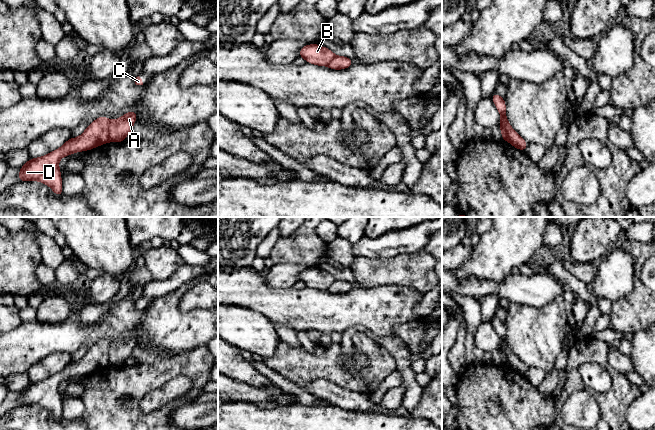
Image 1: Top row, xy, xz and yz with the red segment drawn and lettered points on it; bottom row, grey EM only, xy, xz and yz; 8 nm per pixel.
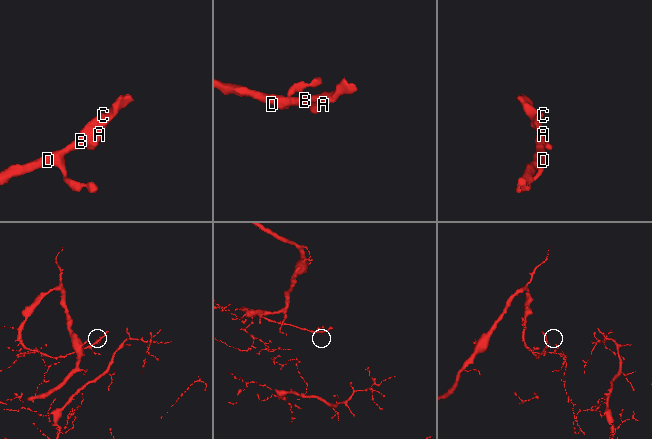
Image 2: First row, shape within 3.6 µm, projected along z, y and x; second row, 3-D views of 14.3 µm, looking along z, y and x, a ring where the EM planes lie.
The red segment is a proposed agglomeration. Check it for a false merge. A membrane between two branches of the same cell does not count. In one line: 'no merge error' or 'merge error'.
merge error

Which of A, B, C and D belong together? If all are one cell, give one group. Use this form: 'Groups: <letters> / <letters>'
Groups: A / B C D

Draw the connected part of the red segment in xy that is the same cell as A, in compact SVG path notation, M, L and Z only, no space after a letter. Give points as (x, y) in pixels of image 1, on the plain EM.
M132 333L129 337L124 337L121 342L112 343L108 349L109 366L124 366L125 361L132 356L136 342L137 336Z

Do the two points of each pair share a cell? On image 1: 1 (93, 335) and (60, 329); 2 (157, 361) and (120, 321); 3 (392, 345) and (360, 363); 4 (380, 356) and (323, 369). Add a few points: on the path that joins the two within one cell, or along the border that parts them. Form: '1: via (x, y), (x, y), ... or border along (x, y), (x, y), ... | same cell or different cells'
1: via (85, 335), (68, 335) | same cell
2: border along (136, 344), (147, 341), (155, 345), (161, 352) | different cells
3: via (374, 338), (354, 330), (349, 345) | same cell
4: via (369, 371), (362, 378), (343, 378), (338, 374) | same cell

